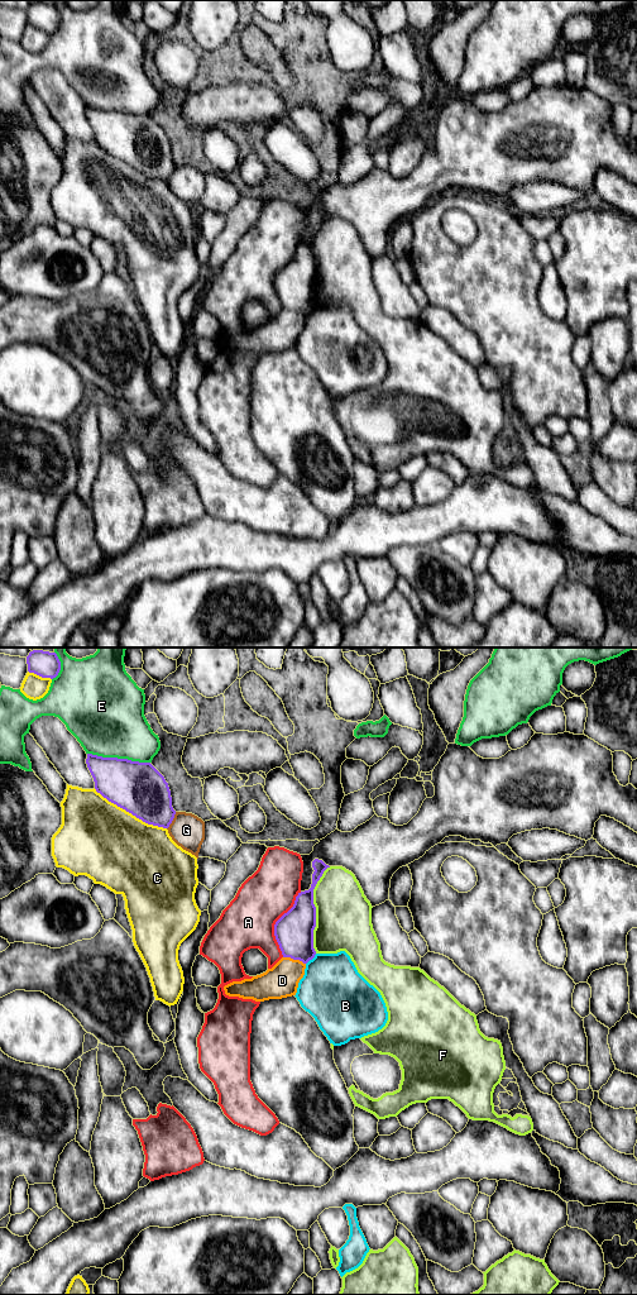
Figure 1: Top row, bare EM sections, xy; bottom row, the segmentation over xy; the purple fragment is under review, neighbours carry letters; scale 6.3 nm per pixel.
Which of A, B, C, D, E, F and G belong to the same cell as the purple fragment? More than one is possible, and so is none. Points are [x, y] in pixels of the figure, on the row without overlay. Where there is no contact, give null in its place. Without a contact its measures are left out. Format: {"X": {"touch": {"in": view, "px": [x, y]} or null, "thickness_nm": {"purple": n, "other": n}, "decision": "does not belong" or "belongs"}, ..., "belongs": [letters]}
{"A": {"touch": {"in": "xy", "px": [274, 277]}, "thickness_nm": {"purple": 240, "other": 340}, "decision": "does not belong"}, "B": {"touch": {"in": "xy", "px": [311, 311]}, "thickness_nm": {"purple": 240, "other": 400}, "decision": "does not belong"}, "C": {"touch": {"in": "xy", "px": [130, 165]}, "thickness_nm": {"purple": 320, "other": 480}, "decision": "does not belong"}, "D": {"touch": {"in": "xy", "px": [295, 311]}, "thickness_nm": {"purple": 240, "other": 220}, "decision": "does not belong"}, "E": {"touch": {"in": "xy", "px": [119, 111]}, "thickness_nm": {"purple": 320, "other": 460}, "decision": "does not belong"}, "F": {"touch": {"in": "xy", "px": [315, 262]}, "thickness_nm": {"purple": 240, "other": 360}, "decision": "does not belong"}, "G": {"touch": {"in": "xy", "px": [172, 172]}, "thickness_nm": {"purple": 320, "other": 220}, "decision": "does not belong"}, "belongs": []}

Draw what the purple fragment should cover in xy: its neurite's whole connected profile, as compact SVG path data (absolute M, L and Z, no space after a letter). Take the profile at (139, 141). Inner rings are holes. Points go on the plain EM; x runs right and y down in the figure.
M87 106L86 116L104 150L148 177L169 180L176 167L171 143L150 115Z

